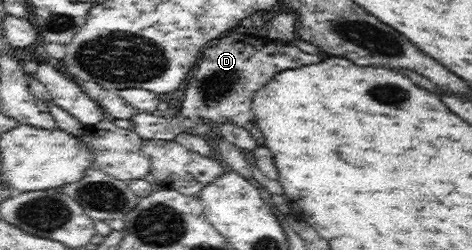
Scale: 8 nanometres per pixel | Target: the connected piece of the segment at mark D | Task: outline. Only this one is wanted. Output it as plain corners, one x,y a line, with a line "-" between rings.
247,28
233,29
209,45
198,59
196,69
184,91
179,112
172,117
153,115
139,111
131,121
141,139
175,140
185,131
206,128
207,123
236,123
247,130
258,145
265,145
265,139
255,123
252,103
254,94
274,75
286,69
298,68
309,63
319,63
319,54
309,54
297,47
296,39
277,43
268,36
258,36

